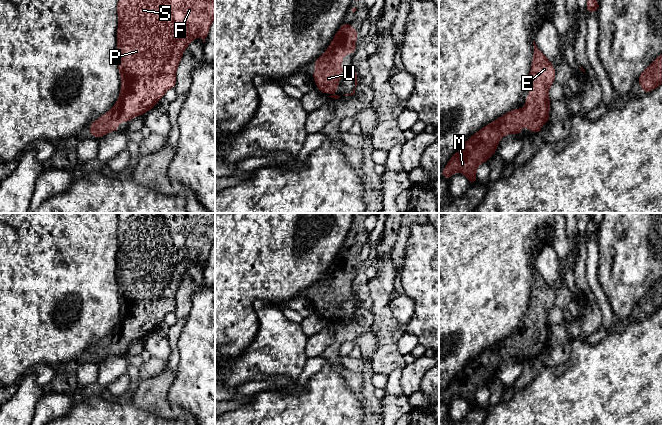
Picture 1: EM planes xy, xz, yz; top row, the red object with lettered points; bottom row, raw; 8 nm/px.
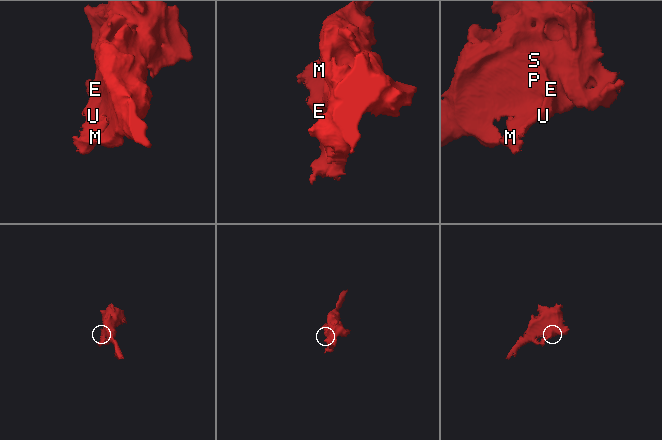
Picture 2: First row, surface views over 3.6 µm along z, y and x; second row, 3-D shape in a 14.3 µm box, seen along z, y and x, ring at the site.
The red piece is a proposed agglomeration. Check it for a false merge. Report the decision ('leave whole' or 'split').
leave whole

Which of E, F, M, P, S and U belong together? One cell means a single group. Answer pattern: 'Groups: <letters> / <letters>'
Groups: E F M P S U

